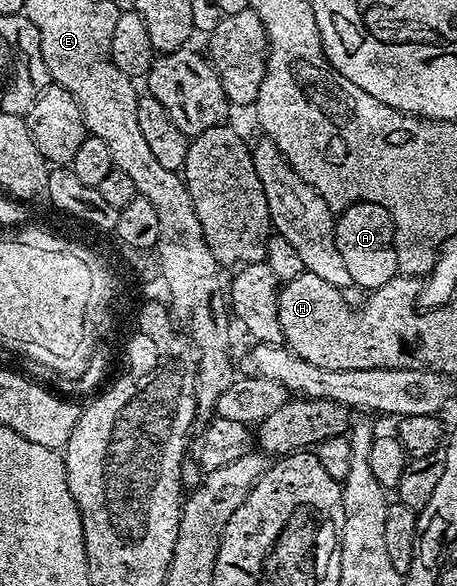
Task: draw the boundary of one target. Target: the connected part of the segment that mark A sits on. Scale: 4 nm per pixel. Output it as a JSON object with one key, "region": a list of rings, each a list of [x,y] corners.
{"region":[[[353,203],[340,212],[335,219],[335,245],[347,264],[354,284],[359,288],[388,287],[398,274],[397,245],[393,229],[393,218],[378,203]]]}

